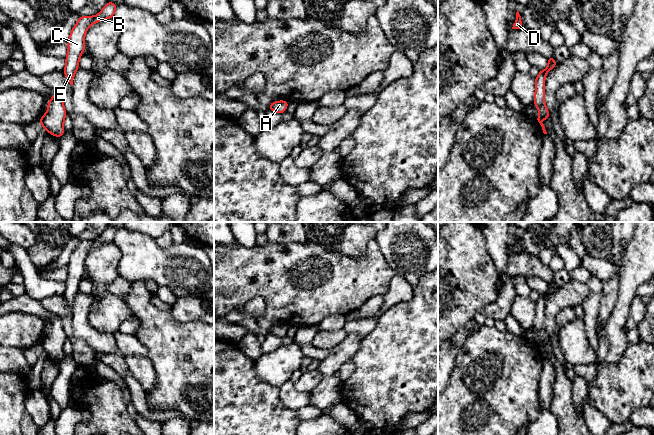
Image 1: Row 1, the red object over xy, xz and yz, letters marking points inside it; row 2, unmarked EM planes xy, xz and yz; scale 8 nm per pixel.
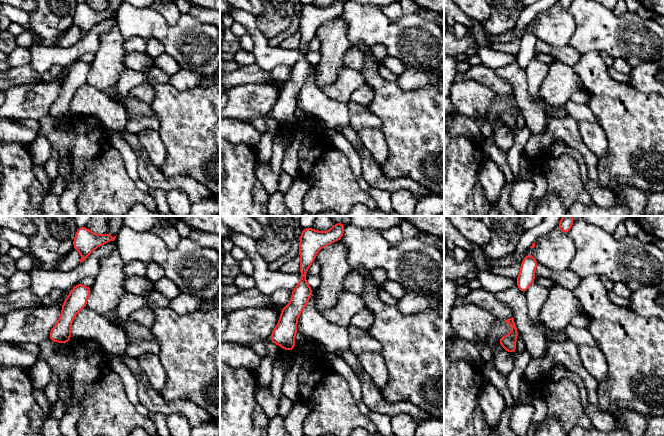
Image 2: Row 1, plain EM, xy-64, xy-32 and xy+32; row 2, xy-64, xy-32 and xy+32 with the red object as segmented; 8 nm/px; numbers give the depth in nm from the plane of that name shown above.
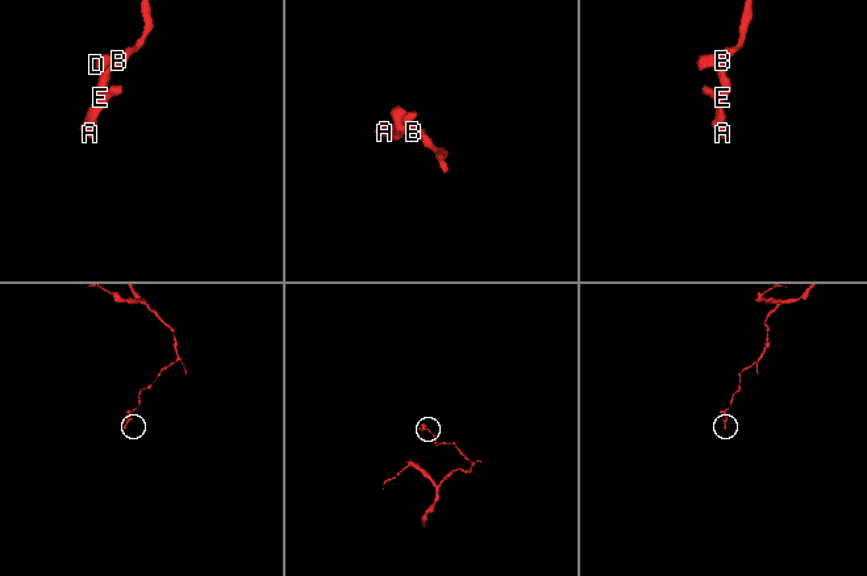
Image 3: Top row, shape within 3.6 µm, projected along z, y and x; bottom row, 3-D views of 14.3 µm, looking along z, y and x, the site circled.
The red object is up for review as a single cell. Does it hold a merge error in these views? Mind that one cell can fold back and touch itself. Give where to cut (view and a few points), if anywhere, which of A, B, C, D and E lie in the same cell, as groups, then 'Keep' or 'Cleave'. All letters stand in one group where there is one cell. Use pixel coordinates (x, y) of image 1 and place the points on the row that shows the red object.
No split. Groups: A B C D E. Keep

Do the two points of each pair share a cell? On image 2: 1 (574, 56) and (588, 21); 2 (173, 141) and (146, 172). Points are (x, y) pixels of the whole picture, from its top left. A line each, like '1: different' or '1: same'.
1: different
2: different

